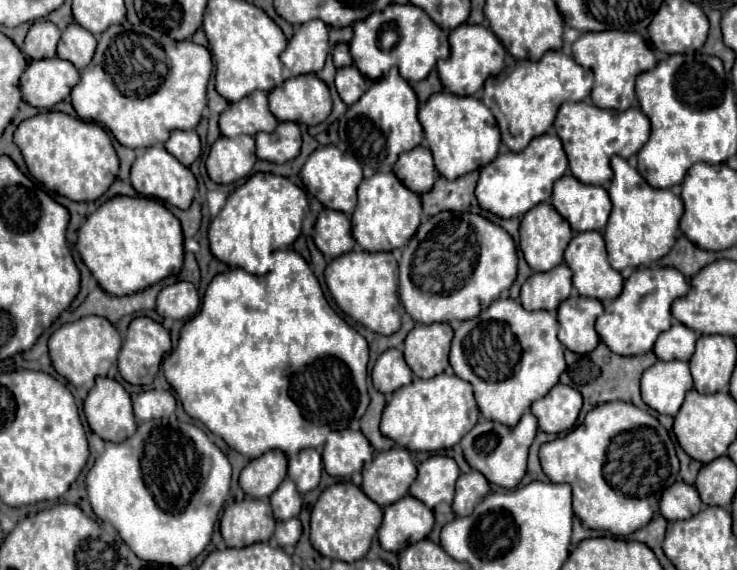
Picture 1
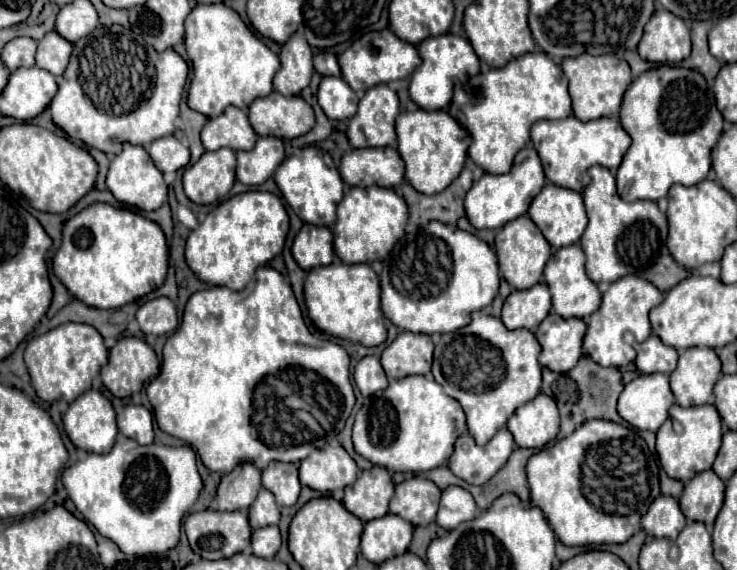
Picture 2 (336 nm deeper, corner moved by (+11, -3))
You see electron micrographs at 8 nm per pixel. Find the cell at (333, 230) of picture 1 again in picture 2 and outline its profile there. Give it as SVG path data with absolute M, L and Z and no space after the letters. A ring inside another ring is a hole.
M303 224L293 242L293 258L303 270L333 262L333 234L327 226Z

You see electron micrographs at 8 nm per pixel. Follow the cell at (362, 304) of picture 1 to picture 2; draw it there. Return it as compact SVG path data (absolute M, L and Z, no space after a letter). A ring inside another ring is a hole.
M369 264L317 266L309 270L305 278L305 304L315 326L331 336L363 346L377 346L387 338L379 294L379 278Z

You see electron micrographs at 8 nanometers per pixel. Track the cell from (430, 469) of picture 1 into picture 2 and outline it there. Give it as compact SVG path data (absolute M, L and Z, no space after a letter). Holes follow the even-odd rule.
M413 476L397 484L389 512L409 520L413 526L427 526L435 520L441 490L435 482Z

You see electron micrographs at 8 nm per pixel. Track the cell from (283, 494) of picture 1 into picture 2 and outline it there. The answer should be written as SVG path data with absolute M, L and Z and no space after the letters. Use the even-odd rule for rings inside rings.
M261 488L257 500L251 504L249 508L249 524L251 528L263 528L263 526L271 526L279 522L279 506L275 502L273 492L269 492L267 488Z

